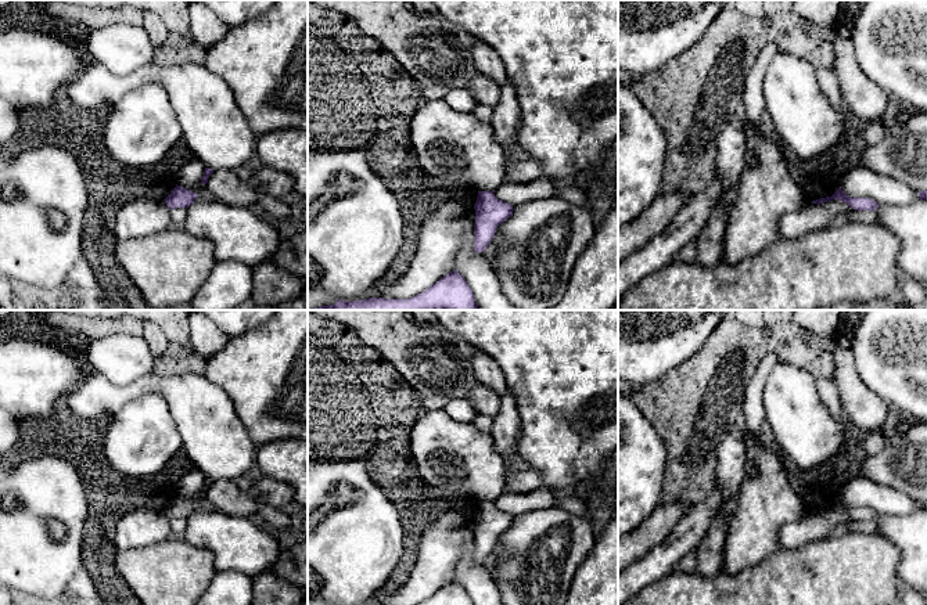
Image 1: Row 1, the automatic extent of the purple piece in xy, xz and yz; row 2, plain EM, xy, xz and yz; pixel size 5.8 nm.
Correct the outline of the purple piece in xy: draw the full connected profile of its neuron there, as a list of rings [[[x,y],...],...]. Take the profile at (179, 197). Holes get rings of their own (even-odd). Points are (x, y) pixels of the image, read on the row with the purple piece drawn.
[[[176,184],[172,192],[164,199],[166,206],[172,210],[175,208],[188,208],[195,202],[198,195]]]

